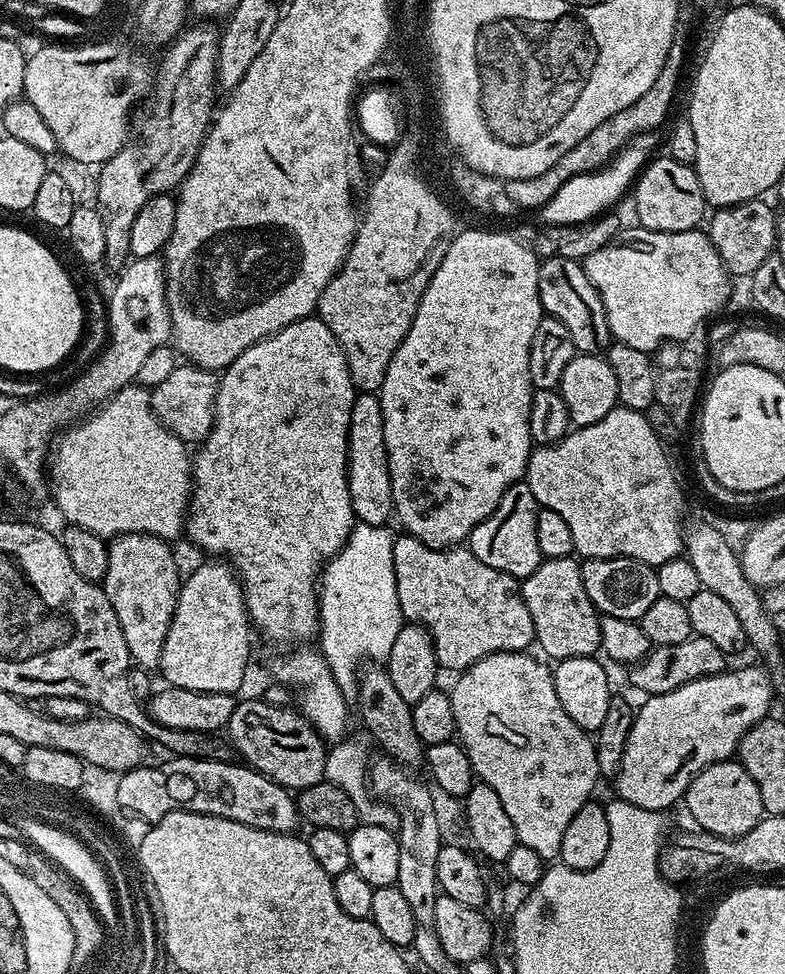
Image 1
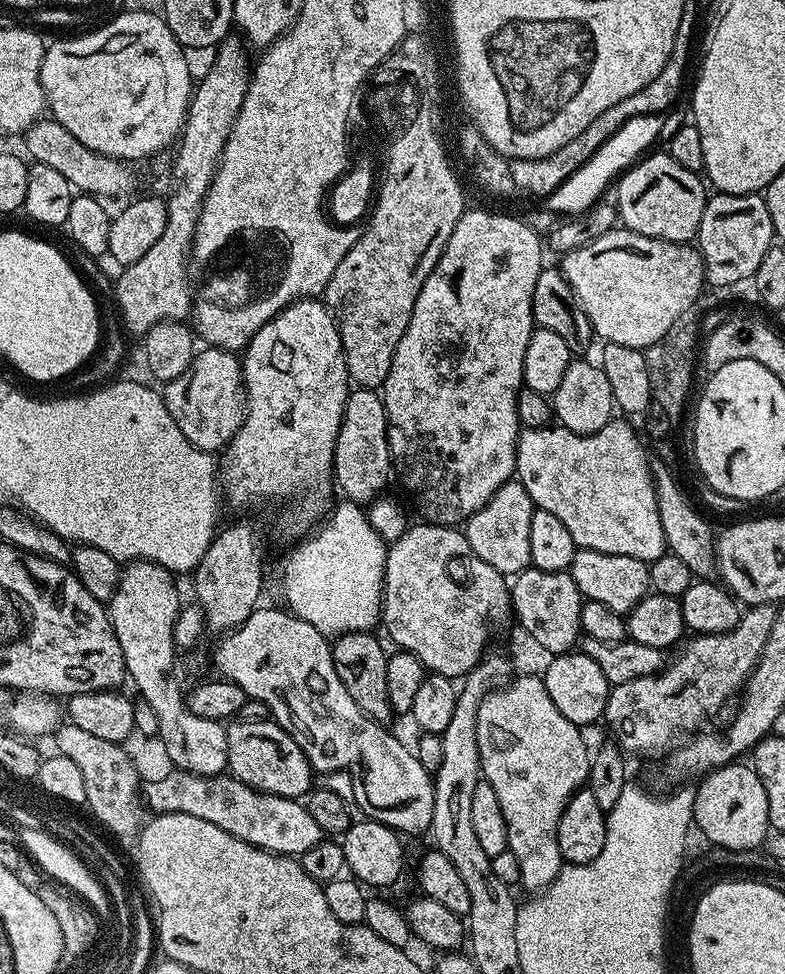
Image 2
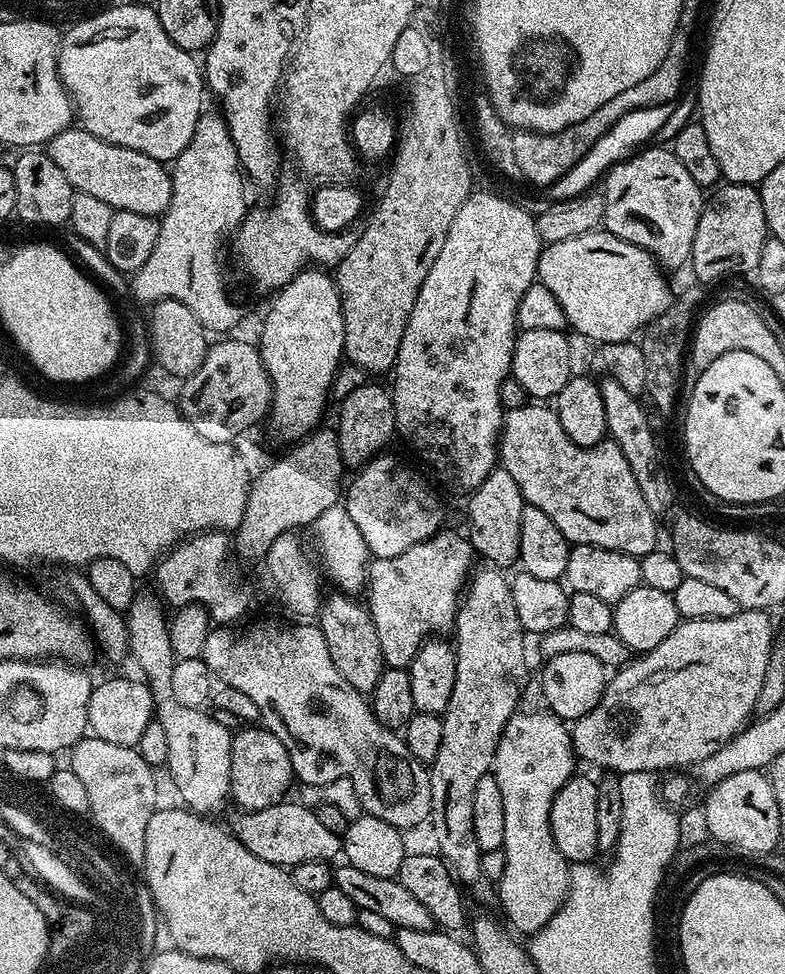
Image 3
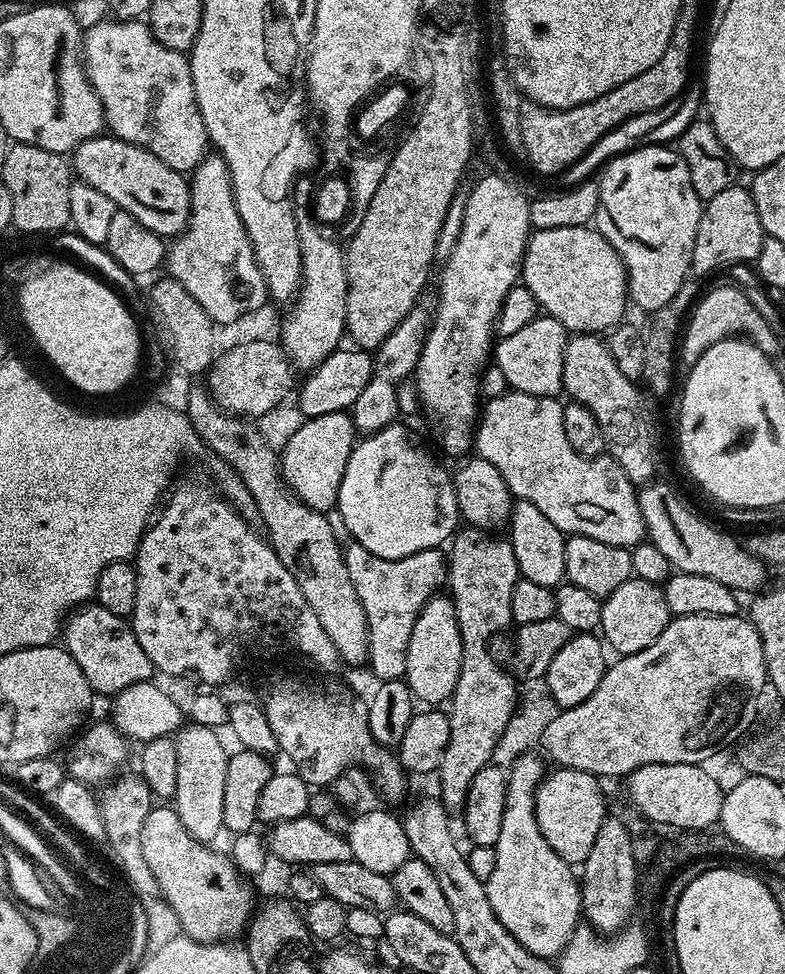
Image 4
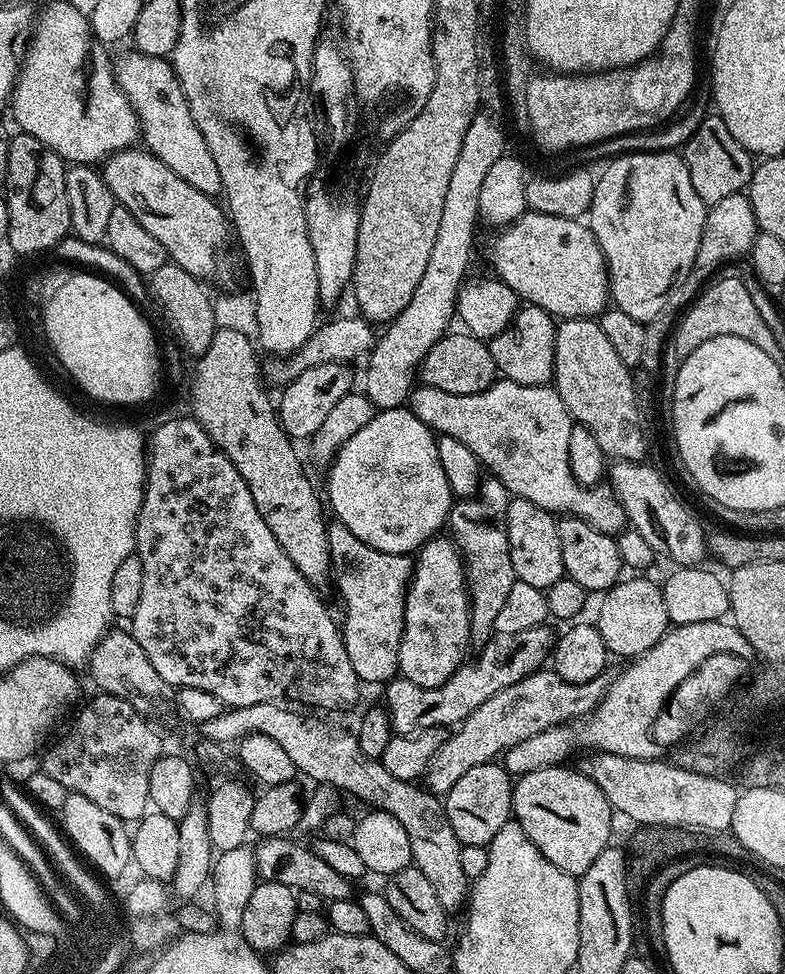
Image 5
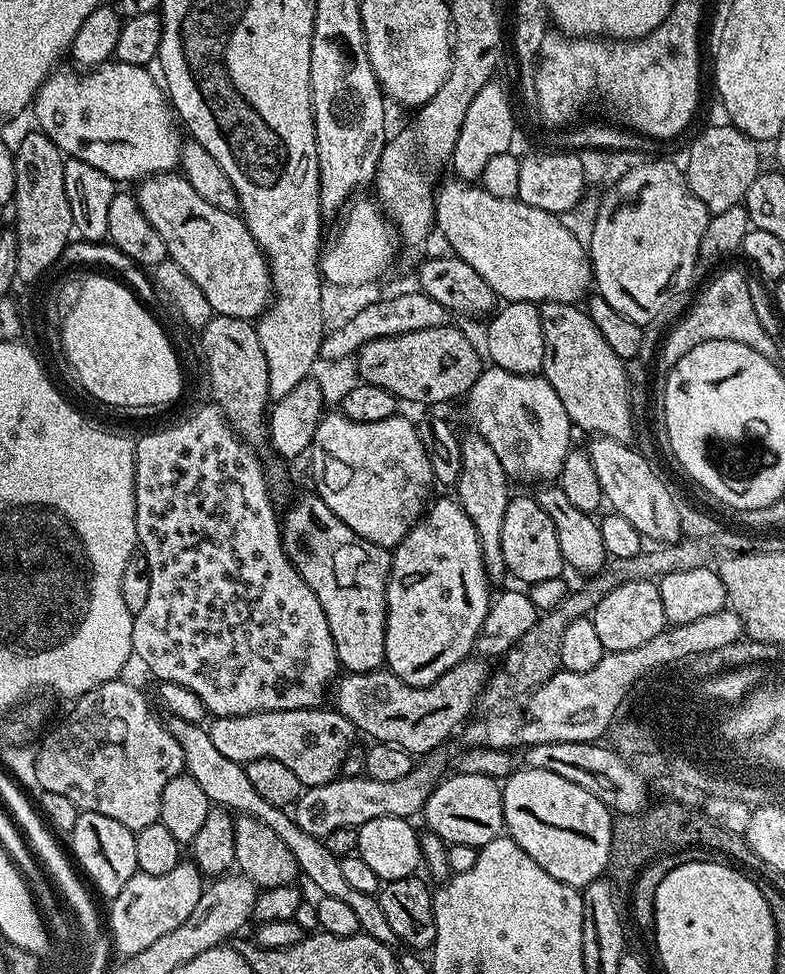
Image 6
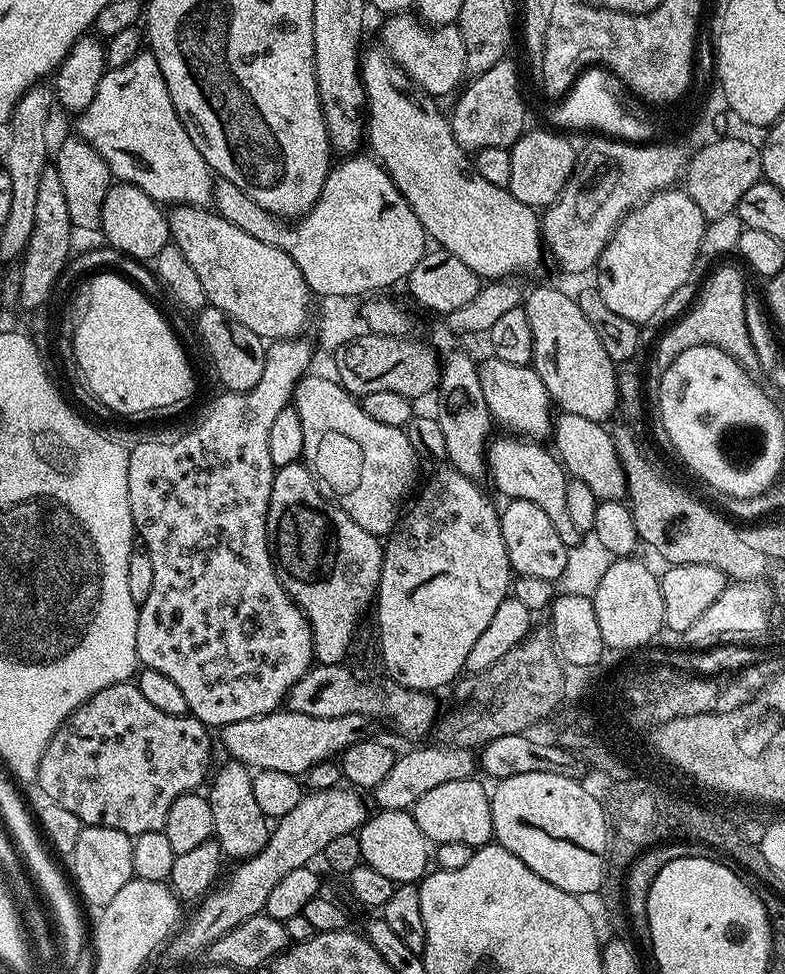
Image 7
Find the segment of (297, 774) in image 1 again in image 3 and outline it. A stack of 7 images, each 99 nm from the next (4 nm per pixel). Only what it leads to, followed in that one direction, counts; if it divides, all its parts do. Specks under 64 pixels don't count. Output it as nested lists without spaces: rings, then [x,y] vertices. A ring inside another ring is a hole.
[[[263,726],[241,727],[232,737],[230,778],[232,779],[230,796],[233,801],[236,799],[237,809],[246,812],[266,810],[266,806],[274,806],[281,803],[287,797],[284,795],[287,794],[288,787],[294,784],[294,773],[292,763],[290,762],[290,754],[286,750],[286,746],[282,746],[279,738],[274,733],[269,732],[267,728]]]

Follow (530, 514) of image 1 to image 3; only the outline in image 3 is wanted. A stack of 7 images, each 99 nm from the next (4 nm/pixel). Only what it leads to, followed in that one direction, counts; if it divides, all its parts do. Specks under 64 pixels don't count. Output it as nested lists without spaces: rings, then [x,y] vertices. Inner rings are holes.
[[[497,466],[467,497],[467,500],[468,529],[466,529],[466,535],[475,555],[485,556],[488,559],[485,561],[489,565],[501,570],[507,569],[507,564],[515,565],[520,559],[522,510],[526,503],[522,490],[518,490],[518,482],[510,478],[510,474],[503,466]]]

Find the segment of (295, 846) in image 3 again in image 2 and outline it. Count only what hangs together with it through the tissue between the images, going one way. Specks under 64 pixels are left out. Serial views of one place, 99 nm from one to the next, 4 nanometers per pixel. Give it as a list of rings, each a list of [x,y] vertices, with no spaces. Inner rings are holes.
[[[175,770],[164,781],[147,785],[146,804],[156,814],[185,812],[194,818],[214,822],[214,826],[226,830],[226,834],[234,834],[234,838],[242,842],[276,852],[279,856],[299,858],[322,838],[307,803],[290,796],[259,792],[231,774],[199,776]]]

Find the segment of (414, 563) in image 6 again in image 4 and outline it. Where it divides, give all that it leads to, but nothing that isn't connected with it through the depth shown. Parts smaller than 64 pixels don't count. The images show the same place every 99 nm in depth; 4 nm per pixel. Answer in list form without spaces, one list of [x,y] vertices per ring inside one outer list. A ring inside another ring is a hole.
[[[433,594],[432,597],[422,606],[418,618],[414,622],[414,630],[410,630],[410,642],[406,646],[406,670],[403,679],[408,689],[412,692],[417,701],[420,700],[424,706],[440,706],[440,703],[451,701],[458,674],[462,666],[462,634],[458,630],[458,622],[454,614],[451,595]]]

